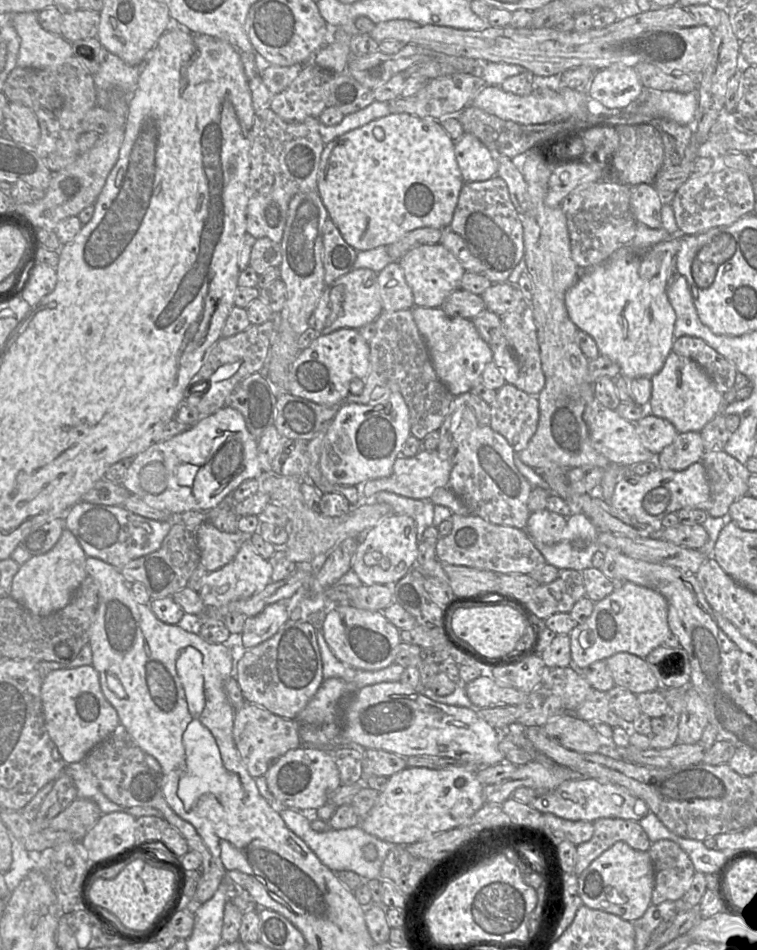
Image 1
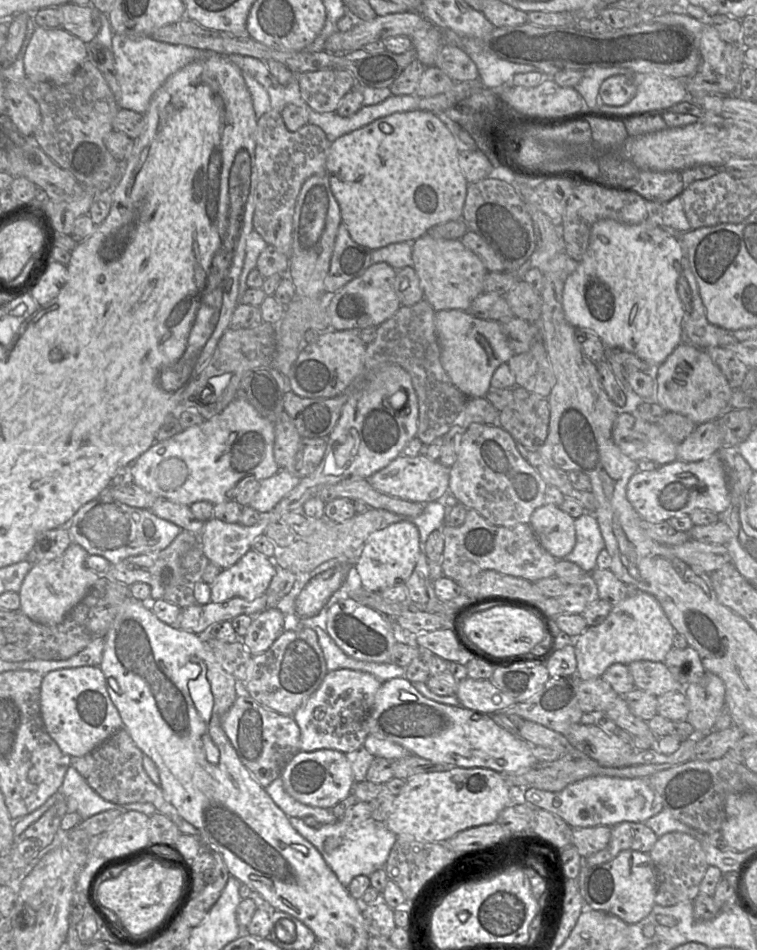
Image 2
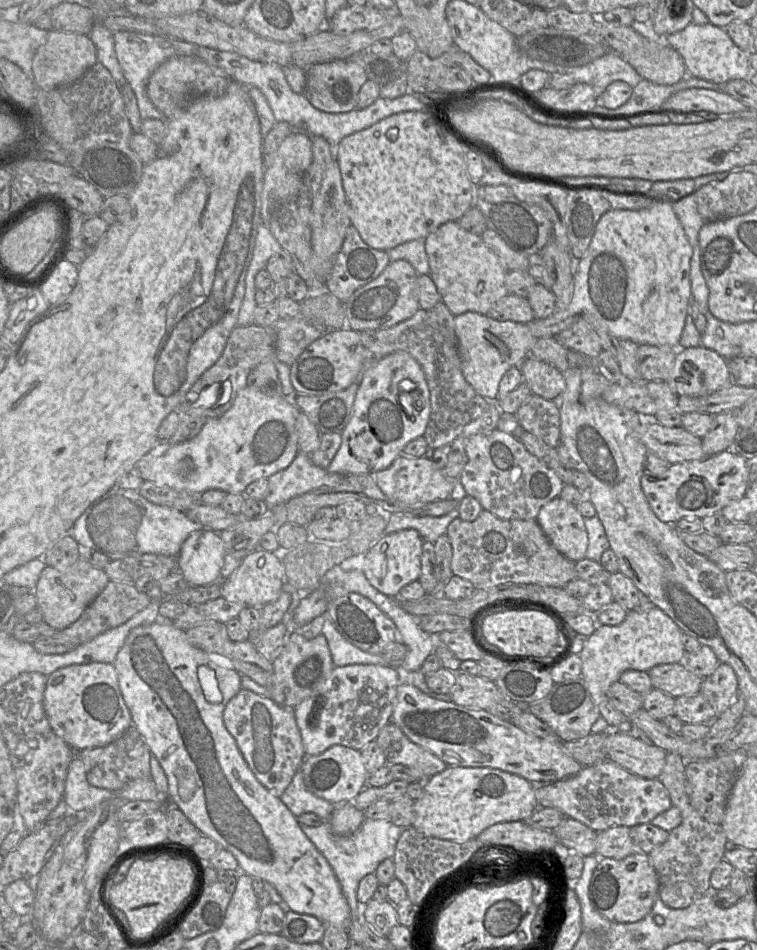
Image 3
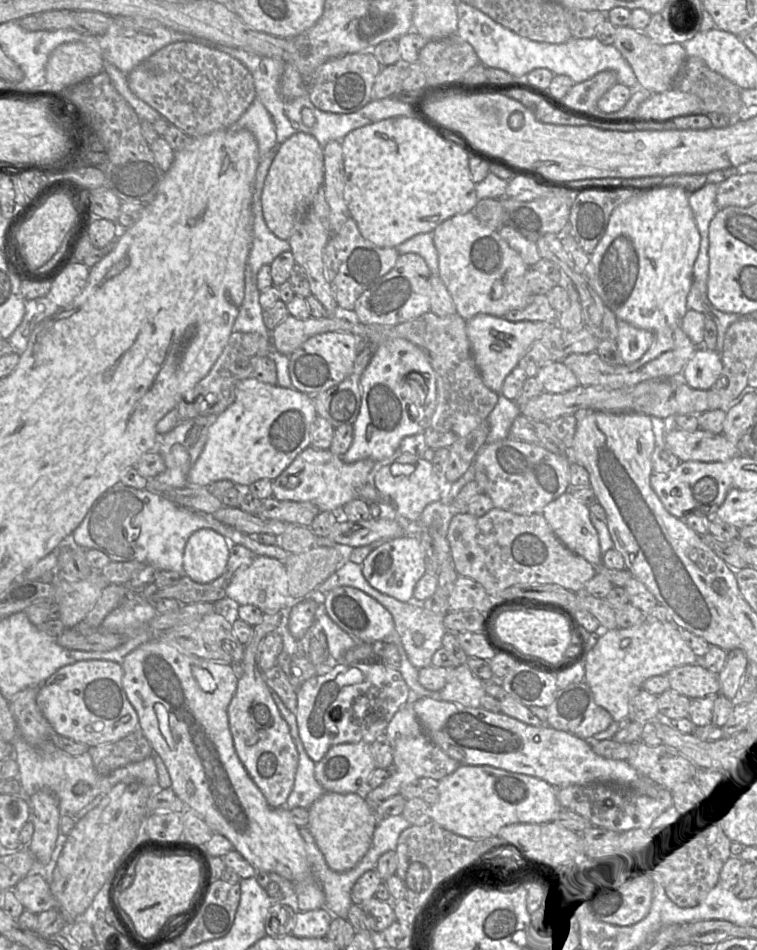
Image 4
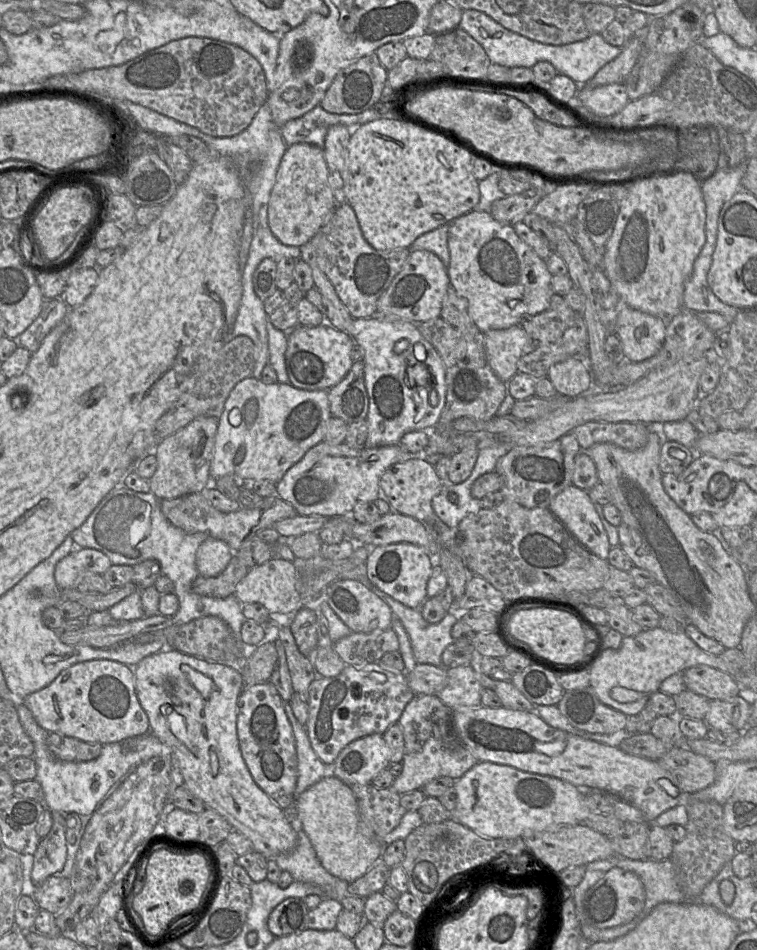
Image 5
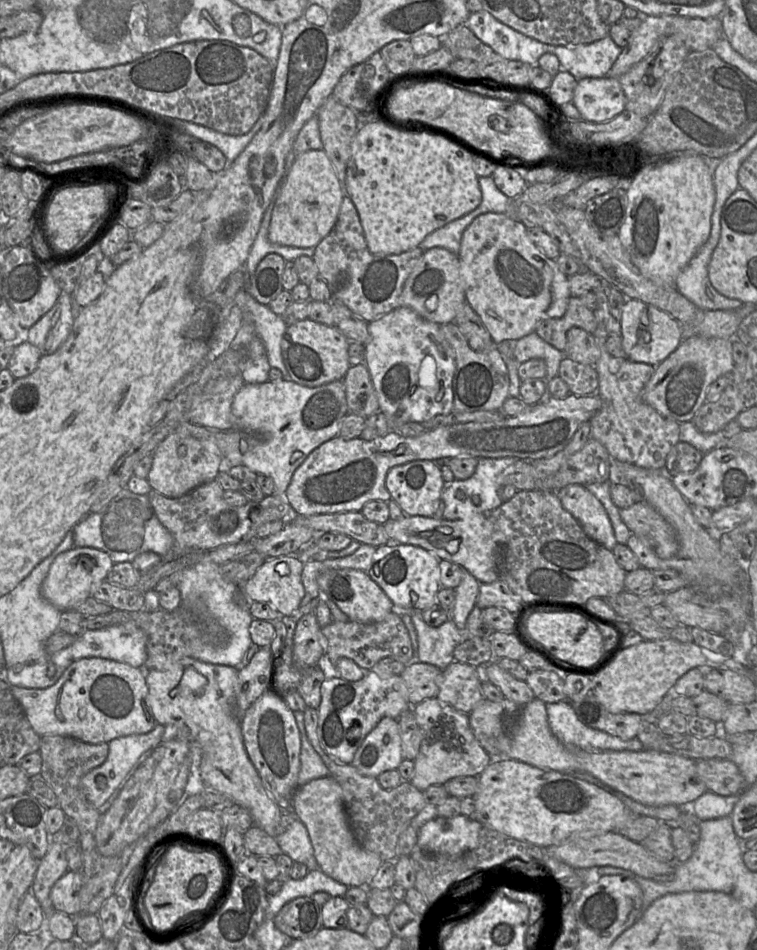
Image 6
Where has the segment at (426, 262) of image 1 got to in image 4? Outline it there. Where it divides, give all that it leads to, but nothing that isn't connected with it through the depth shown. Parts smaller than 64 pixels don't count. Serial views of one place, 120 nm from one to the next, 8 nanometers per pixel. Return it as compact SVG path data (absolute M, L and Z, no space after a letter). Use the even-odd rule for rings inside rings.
M472 212L457 214L433 231L438 253L439 276L451 294L456 312L465 320L477 314L503 317L510 310L524 308L531 295L525 282L528 267L497 230L483 226Z

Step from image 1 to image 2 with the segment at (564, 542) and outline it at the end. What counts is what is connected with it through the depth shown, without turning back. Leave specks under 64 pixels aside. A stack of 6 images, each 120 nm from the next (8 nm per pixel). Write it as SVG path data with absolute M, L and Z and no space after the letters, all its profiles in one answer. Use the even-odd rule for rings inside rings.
M584 513L575 519L576 544L563 559L573 562L590 573L597 568L597 557L606 549L599 524L592 513Z

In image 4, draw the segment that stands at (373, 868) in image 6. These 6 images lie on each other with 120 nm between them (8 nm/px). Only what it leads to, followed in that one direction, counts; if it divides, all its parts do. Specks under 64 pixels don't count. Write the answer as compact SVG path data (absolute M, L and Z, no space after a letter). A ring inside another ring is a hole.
M325 792L308 809L308 830L322 852L329 868L346 872L354 868L369 850L378 817L362 793Z

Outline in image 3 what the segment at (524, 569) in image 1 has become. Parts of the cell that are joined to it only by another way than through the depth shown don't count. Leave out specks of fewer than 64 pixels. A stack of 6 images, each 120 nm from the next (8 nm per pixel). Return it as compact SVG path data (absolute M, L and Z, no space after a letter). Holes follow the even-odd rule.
M482 510L479 516L474 521L464 521L459 517L454 519L448 526L446 535L452 546L452 559L451 559L451 570L453 575L457 575L470 581L476 589L484 589L492 586L497 586L504 583L525 583L525 584L538 584L547 585L553 587L563 588L569 581L577 578L575 570L575 562L569 560L563 556L549 541L541 527L536 520L516 520L516 519L501 519L492 514L488 510Z

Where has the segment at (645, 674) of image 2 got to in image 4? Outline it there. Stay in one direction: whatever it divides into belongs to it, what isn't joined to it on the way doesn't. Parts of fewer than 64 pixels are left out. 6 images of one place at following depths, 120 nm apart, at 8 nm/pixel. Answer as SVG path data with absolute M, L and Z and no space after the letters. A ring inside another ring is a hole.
M699 664L673 668L665 676L670 683L670 689L690 699L704 698L720 691L718 674Z

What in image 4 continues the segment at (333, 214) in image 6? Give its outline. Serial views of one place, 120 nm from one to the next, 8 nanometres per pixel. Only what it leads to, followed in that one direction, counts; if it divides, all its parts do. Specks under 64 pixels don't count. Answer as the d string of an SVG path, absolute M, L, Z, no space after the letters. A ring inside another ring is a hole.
M297 132L277 146L264 182L261 204L268 229L278 238L288 240L321 186L324 186L323 148L312 135Z

